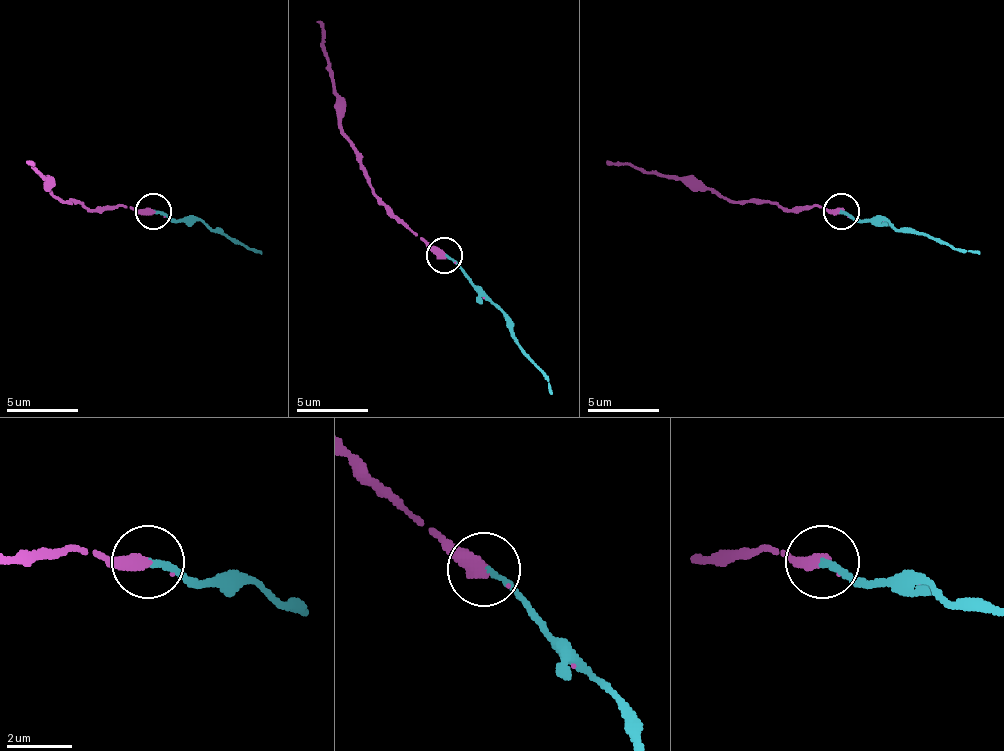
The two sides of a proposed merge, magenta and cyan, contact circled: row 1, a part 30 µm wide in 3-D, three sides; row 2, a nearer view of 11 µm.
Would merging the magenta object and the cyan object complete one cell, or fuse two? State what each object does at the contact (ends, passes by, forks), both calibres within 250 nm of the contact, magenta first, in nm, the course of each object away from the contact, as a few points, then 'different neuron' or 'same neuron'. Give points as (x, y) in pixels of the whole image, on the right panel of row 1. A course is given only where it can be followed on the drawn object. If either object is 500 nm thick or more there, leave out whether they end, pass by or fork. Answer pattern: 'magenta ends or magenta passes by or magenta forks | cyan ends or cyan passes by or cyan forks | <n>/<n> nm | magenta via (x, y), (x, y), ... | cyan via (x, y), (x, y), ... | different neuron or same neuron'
magenta ends | cyan ends | 460/190 nm | magenta via (842, 210), (737, 203), (716, 192), (691, 189), (680, 178), (644, 174), (608, 160) | cyan via (842, 210), (863, 221), (888, 221), (899, 232), (924, 232), (957, 250), (978, 253) | same neuron

